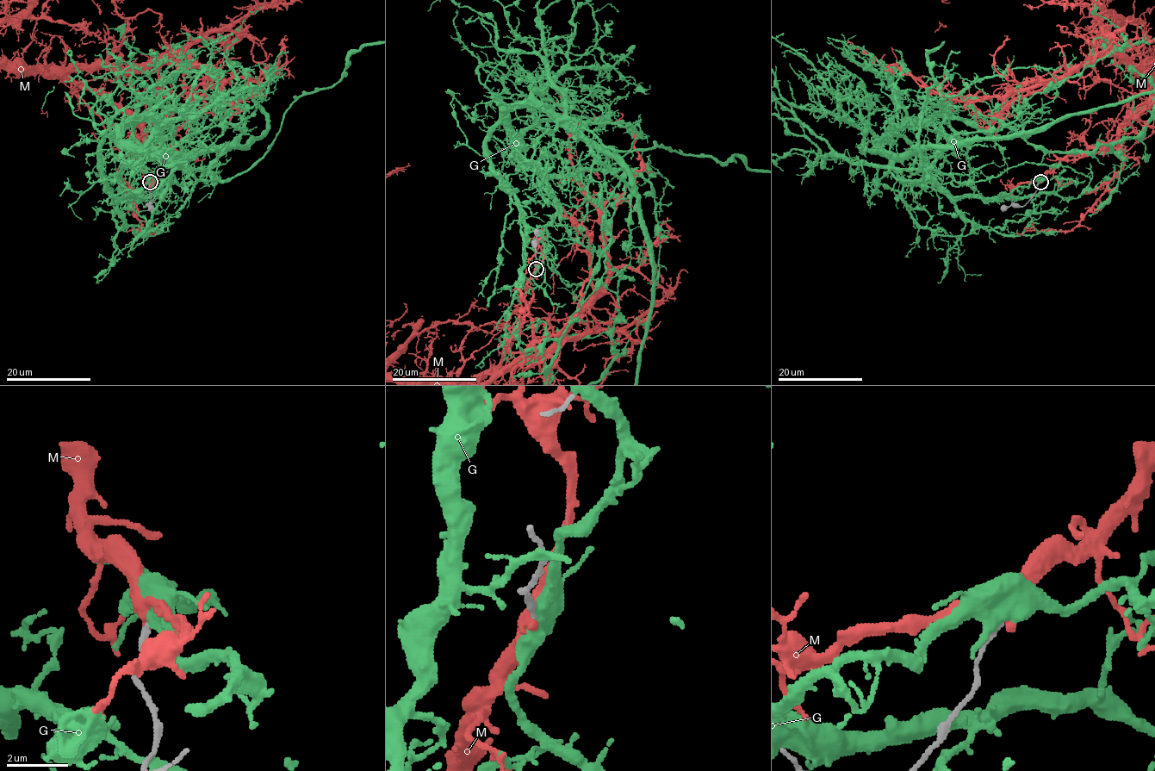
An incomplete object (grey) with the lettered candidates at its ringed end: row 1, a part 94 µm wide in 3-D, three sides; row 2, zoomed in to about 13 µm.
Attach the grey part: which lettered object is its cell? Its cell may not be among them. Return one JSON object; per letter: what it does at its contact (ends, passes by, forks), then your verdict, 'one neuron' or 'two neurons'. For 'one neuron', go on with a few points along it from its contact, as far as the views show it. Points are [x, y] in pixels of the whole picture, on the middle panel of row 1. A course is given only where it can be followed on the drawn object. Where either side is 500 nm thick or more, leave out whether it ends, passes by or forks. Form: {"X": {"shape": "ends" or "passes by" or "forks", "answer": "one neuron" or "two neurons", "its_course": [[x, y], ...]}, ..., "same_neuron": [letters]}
{"G": {"shape": "passes by", "answer": "two neurons"}, "M": {"shape": "passes by", "answer": "two neurons"}, "same_neuron": []}

